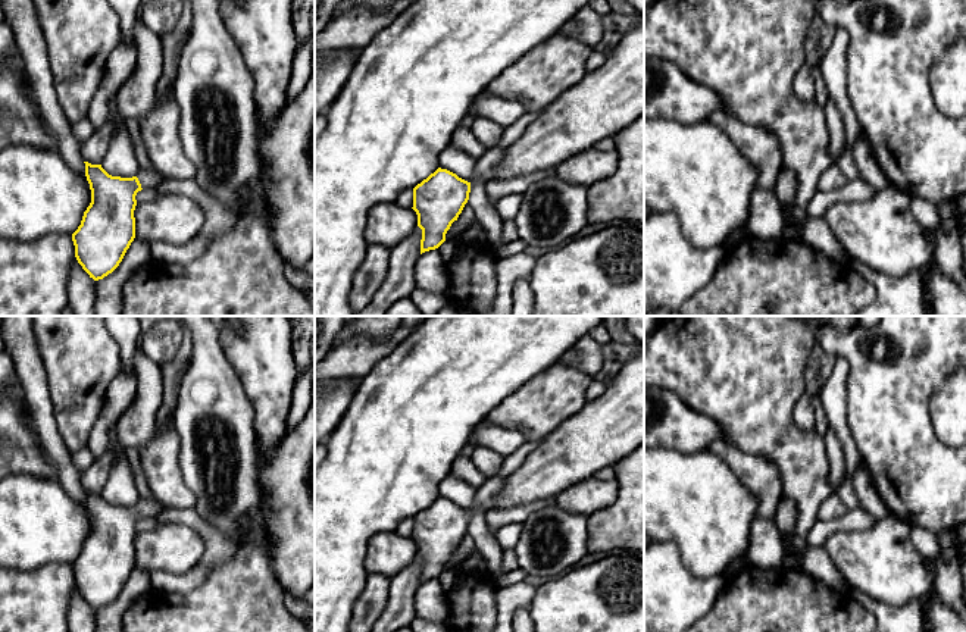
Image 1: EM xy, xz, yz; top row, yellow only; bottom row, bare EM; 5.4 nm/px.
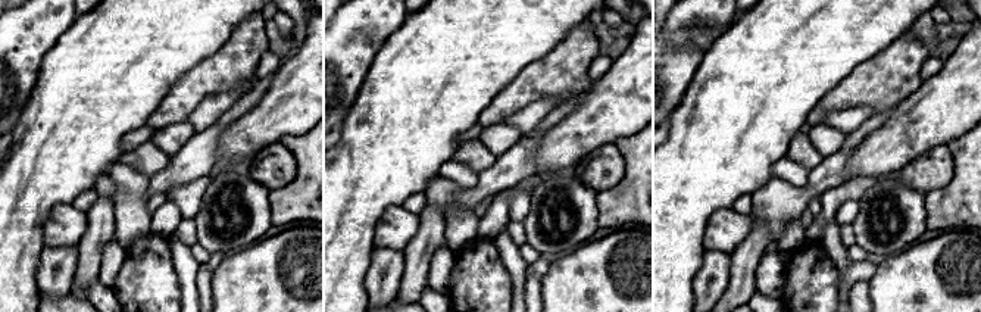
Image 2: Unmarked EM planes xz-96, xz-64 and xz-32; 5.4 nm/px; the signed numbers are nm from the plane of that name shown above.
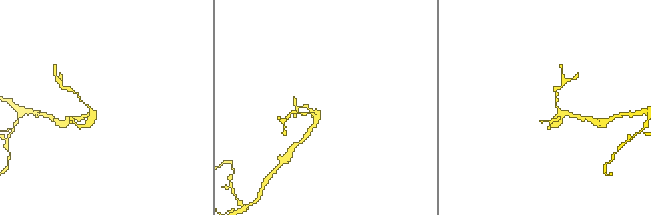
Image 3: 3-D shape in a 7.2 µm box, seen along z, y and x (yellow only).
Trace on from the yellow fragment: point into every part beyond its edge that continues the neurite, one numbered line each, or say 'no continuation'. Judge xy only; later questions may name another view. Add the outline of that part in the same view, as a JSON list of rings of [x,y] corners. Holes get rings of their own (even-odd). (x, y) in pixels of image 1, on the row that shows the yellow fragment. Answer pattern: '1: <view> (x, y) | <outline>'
1: xy (147, 178) | [[[141,169],[137,178],[141,184],[141,188],[153,188],[153,190],[156,190],[166,179],[166,176],[160,175],[154,169],[153,170]]]

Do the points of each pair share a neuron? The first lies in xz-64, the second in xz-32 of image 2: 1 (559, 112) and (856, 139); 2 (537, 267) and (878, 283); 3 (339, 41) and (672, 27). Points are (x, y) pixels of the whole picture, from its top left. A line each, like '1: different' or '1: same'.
1: same
2: different
3: same

